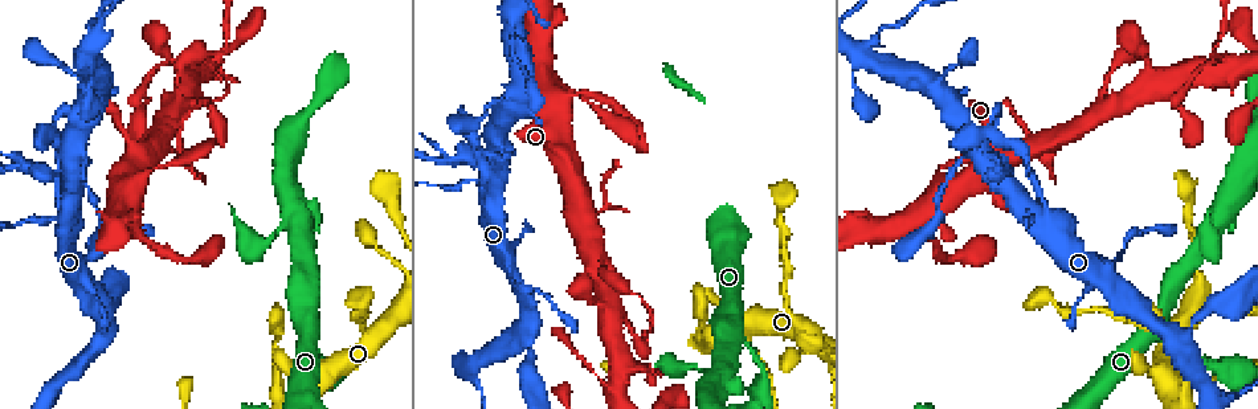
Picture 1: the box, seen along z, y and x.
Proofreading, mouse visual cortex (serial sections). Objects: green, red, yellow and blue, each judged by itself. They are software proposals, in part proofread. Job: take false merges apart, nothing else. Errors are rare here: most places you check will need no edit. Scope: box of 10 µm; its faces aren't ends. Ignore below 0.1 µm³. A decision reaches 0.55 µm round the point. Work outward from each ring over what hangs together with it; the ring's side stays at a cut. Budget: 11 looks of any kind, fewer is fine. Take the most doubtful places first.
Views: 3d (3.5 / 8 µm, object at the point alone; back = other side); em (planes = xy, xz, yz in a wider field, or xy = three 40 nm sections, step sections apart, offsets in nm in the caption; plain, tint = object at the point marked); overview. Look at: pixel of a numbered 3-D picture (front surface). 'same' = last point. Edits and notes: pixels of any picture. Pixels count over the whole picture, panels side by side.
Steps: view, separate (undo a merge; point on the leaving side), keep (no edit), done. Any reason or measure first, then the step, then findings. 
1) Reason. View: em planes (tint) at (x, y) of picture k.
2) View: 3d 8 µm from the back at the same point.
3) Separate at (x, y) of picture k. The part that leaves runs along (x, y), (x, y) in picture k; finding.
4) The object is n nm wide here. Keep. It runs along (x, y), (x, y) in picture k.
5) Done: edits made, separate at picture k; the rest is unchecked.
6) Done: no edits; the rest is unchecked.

Calibre changes. View: 3d 3.5 µm at (44, 222) of picture 1.

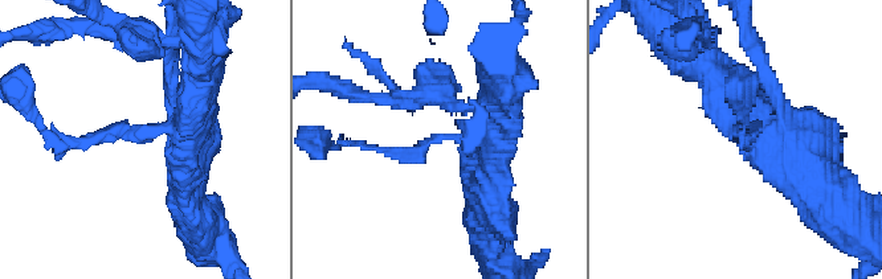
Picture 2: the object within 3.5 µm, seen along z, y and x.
The arms are 100, 400 nm wide. View: em xy step 1 (tint) at (136, 136) of picture 2.

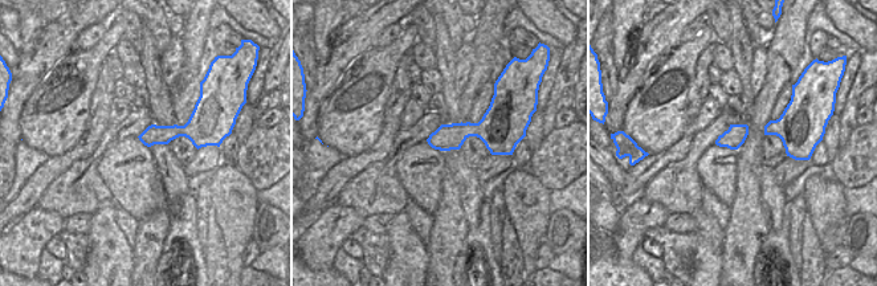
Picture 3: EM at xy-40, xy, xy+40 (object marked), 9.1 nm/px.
Keep. It runs along (497, 133), (464, 130), (431, 141) in picture 3; one cell here.

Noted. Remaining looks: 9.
A fork. View: 3d 3.5 µm at (80, 152) of picture 1.

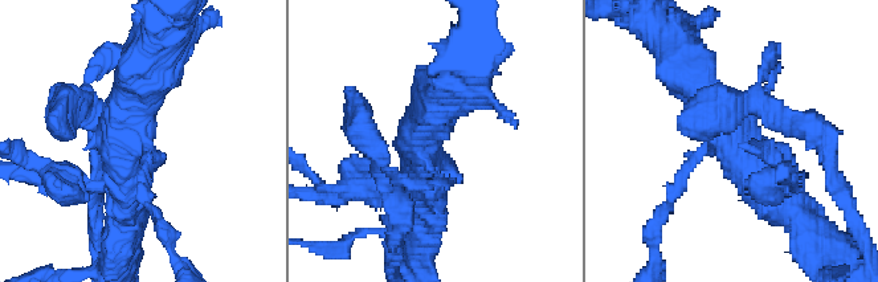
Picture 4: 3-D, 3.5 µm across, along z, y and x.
Shape alone is not enough. View: em xy step 2 (tint) at (139, 141) of picture 4.

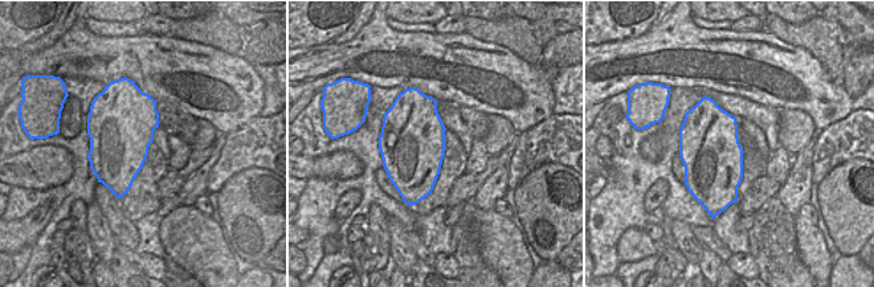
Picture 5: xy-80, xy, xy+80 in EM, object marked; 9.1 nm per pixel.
View: em xy step 1 (tint) at the same point.

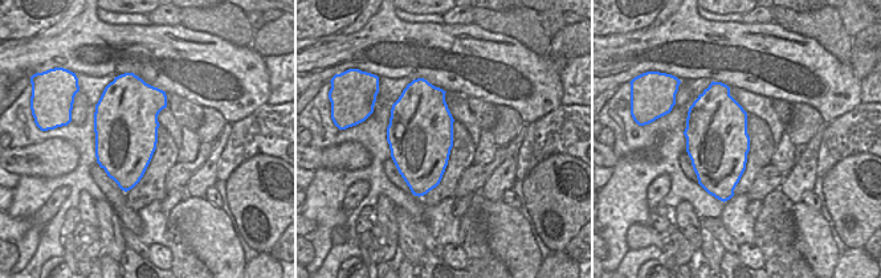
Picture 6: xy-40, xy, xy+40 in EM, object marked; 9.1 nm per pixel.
The object is 600 nm wide here. Keep. It runs along (783, 199), (735, 142), (685, 60) in picture 4; continuous, no second cell.

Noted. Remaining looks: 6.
Calibre changes. View: 3d 8 µm from the back at (131, 226) of picture 1.

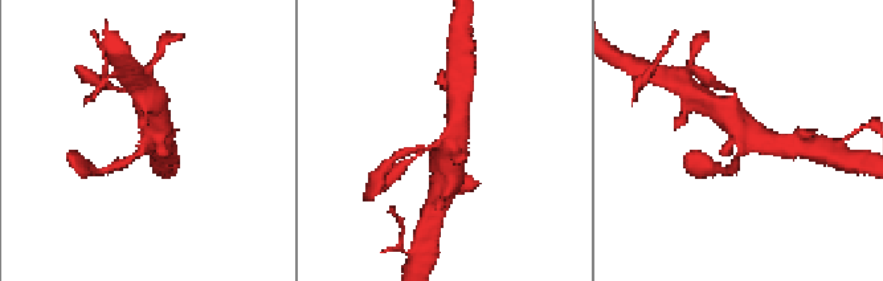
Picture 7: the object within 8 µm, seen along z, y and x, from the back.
View: em xy step 2 (tint) at the same point.

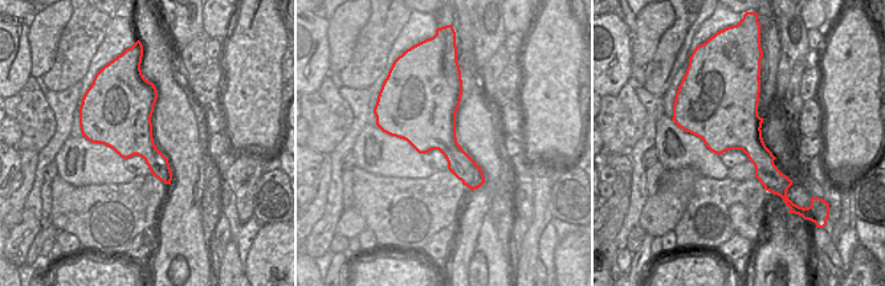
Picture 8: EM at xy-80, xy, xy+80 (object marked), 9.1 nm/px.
Keep. It runs along (710, 105), (738, 131), (773, 142) in picture 7; all the same cell.

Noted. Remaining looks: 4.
View: 3d 3.5 µm at (182, 73) of picture 1.

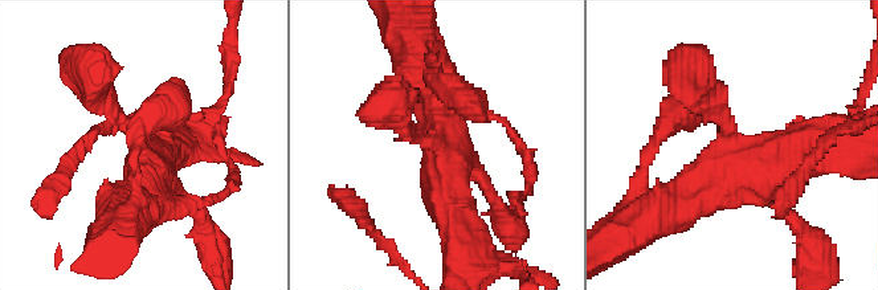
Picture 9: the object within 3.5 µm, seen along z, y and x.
View: em xy step 2 (tint) at (442, 143) of picture 9.

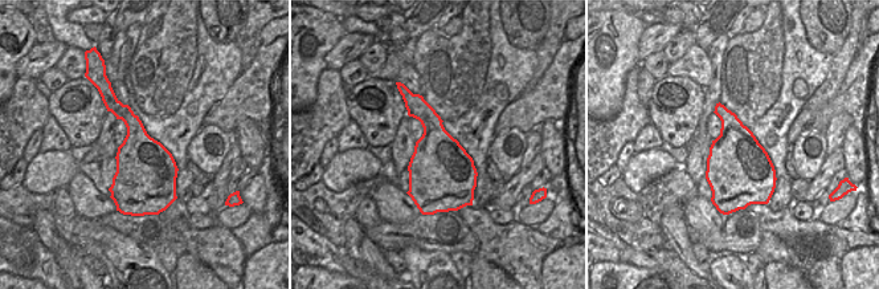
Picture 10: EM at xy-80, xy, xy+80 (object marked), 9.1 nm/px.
Cut it another way. View: em xy step 5 (tint) at the same point.

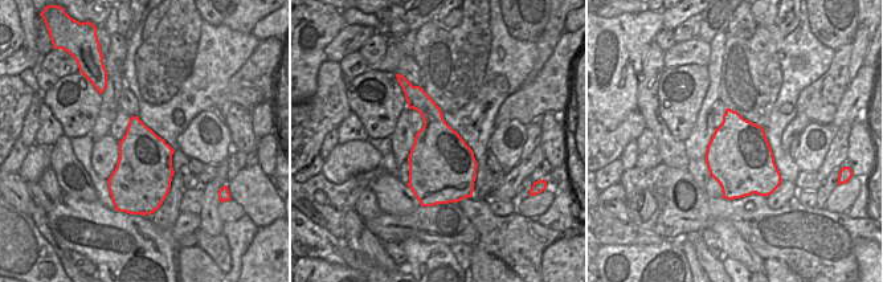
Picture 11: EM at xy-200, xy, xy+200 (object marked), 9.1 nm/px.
Keep. It runs along (661, 216), (732, 171), (813, 155) in picture 9; continuous, no second cell.

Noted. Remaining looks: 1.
Done: no edits; the rest is unchecked.

